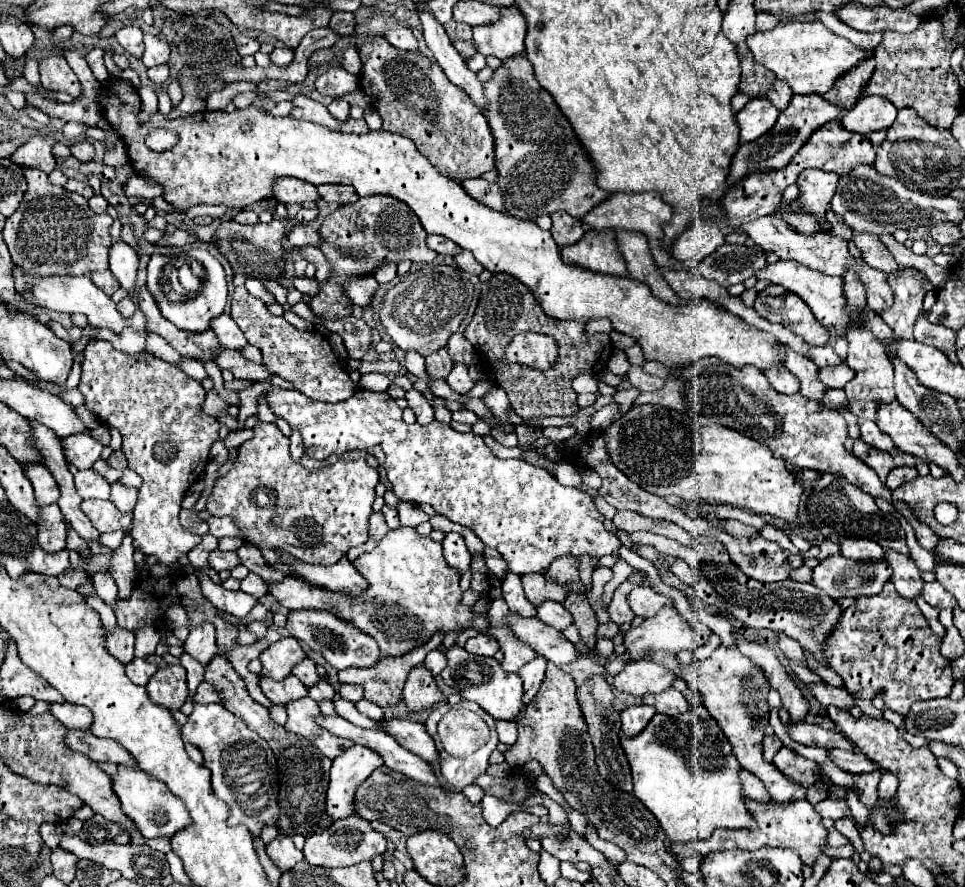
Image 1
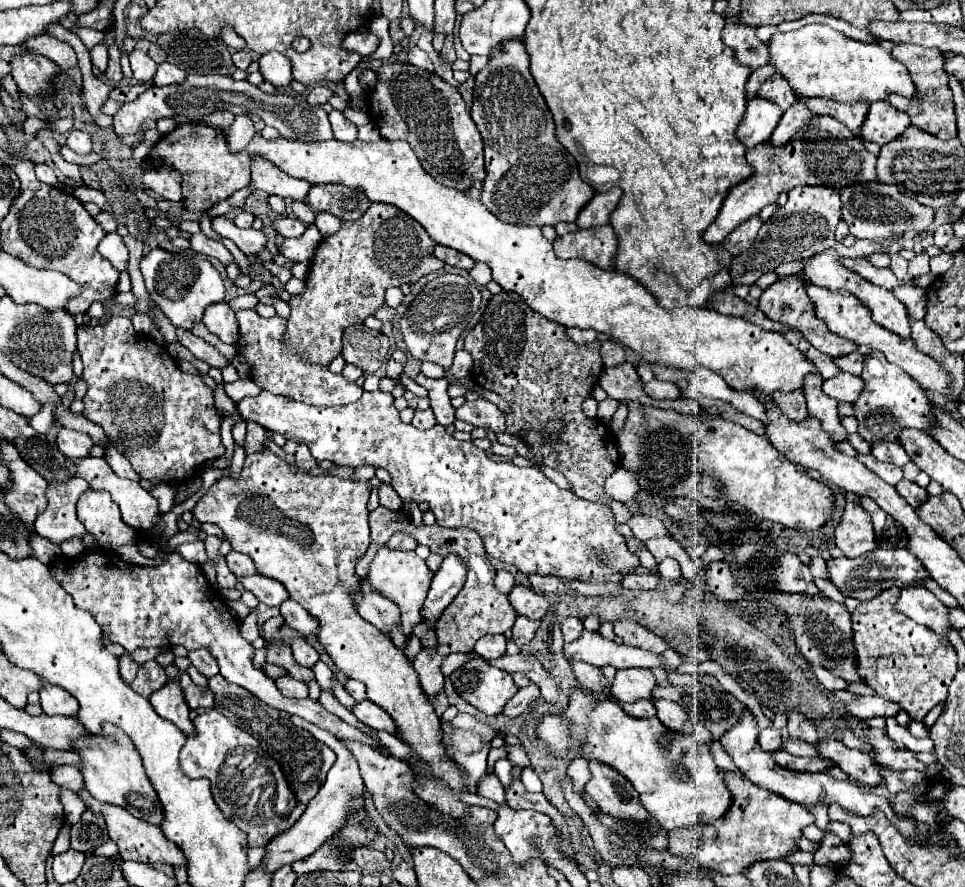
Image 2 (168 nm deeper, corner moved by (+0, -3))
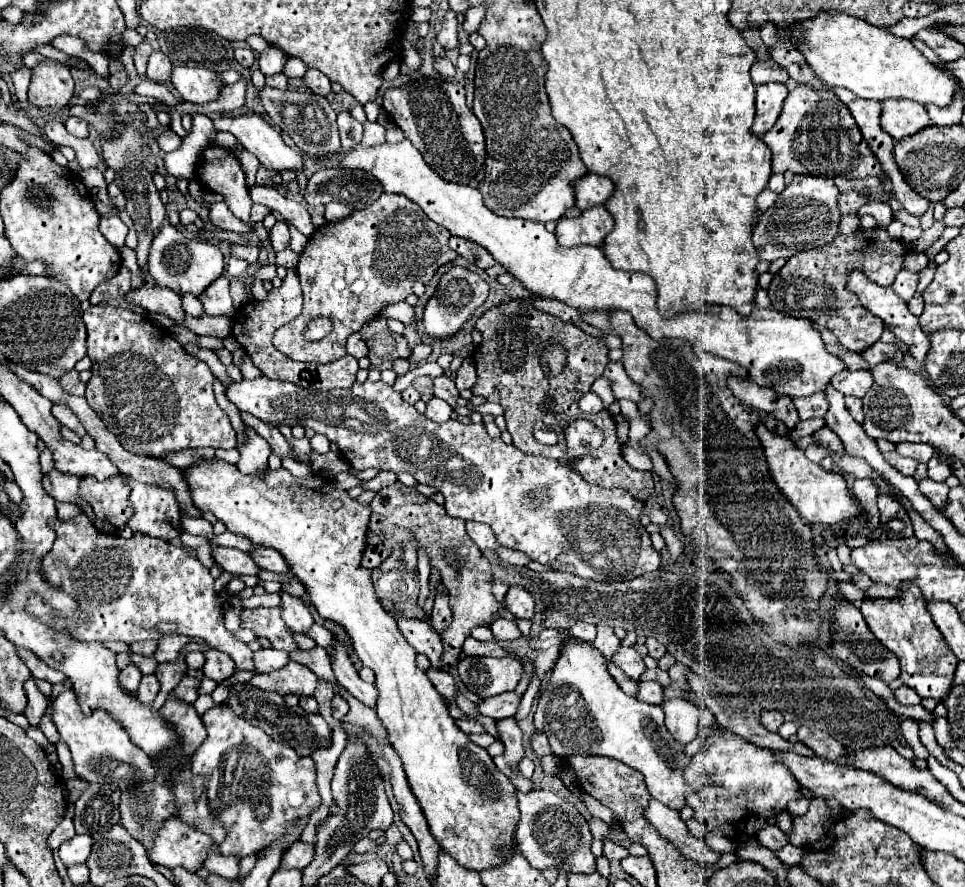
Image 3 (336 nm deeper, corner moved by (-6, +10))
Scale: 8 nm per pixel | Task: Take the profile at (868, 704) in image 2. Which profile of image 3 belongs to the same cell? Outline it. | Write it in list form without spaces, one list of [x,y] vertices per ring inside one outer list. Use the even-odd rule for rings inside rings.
[[[907,686],[897,688],[893,694],[895,694],[895,700],[899,704],[903,704],[903,706],[911,706],[911,704],[919,704],[921,702],[921,698],[917,696],[917,692],[911,690],[911,688],[907,688]]]

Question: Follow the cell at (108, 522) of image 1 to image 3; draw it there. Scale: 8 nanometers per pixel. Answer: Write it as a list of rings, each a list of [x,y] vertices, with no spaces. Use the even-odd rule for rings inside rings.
[[[85,476],[81,480],[81,494],[87,496],[95,516],[99,520],[111,522],[115,528],[125,526],[131,518],[129,508],[129,486],[121,484],[121,480],[93,480],[93,476]]]

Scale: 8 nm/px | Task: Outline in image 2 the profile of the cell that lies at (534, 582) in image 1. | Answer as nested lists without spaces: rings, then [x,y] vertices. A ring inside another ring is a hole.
[[[523,585],[513,587],[513,591],[509,593],[509,603],[513,605],[517,615],[523,615],[523,617],[535,619],[535,621],[541,619],[549,609],[549,601],[545,601],[543,595],[535,593]]]

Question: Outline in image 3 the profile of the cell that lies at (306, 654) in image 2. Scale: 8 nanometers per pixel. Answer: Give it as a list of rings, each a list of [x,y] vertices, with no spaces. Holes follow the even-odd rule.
[[[281,592],[281,608],[283,608],[283,620],[293,632],[299,634],[309,632],[309,628],[313,626],[313,616],[301,598],[293,598]]]

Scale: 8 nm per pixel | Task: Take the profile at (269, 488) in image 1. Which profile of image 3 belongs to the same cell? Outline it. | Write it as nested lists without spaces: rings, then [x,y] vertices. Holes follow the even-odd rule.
[[[219,458],[197,462],[185,472],[185,480],[189,484],[195,508],[203,512],[213,512],[215,518],[221,520],[229,532],[249,538],[255,546],[271,546],[279,550],[279,554],[287,560],[291,574],[305,586],[309,604],[315,606],[319,616],[325,620],[333,620],[345,628],[347,636],[353,642],[357,658],[377,676],[377,716],[389,732],[389,740],[403,762],[409,786],[417,796],[429,830],[433,838],[441,844],[441,848],[449,852],[461,866],[471,870],[485,870],[499,864],[501,846],[515,846],[513,836],[519,820],[515,786],[503,772],[497,770],[487,750],[475,746],[469,736],[457,728],[447,704],[443,702],[443,696],[435,690],[435,686],[427,678],[427,672],[417,666],[417,652],[407,644],[407,640],[403,640],[395,620],[383,610],[373,590],[371,572],[361,566],[367,544],[365,540],[369,532],[371,506],[357,502],[349,496],[347,490],[317,474],[297,478],[285,468],[267,468],[265,474],[257,472],[245,476],[237,470],[237,466],[227,464]]]

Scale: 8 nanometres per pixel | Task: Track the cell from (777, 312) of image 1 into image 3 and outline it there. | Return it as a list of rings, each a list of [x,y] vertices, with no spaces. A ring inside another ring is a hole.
[[[873,228],[865,232],[859,230],[847,236],[839,234],[831,244],[823,248],[813,248],[791,256],[771,280],[767,288],[769,300],[775,310],[791,314],[795,318],[809,318],[829,328],[847,350],[861,352],[863,348],[879,340],[885,326],[877,316],[869,314],[861,306],[855,294],[847,292],[847,276],[851,270],[861,270],[879,286],[889,286],[901,270],[907,250],[907,244],[903,244],[901,240],[893,240],[883,228]]]

